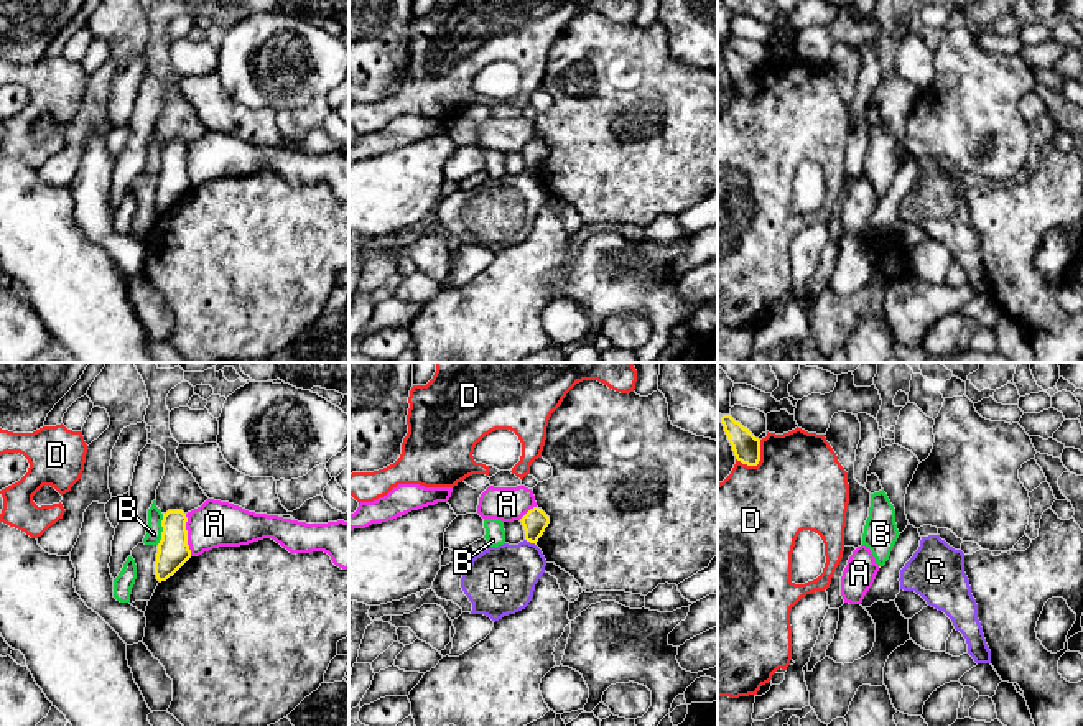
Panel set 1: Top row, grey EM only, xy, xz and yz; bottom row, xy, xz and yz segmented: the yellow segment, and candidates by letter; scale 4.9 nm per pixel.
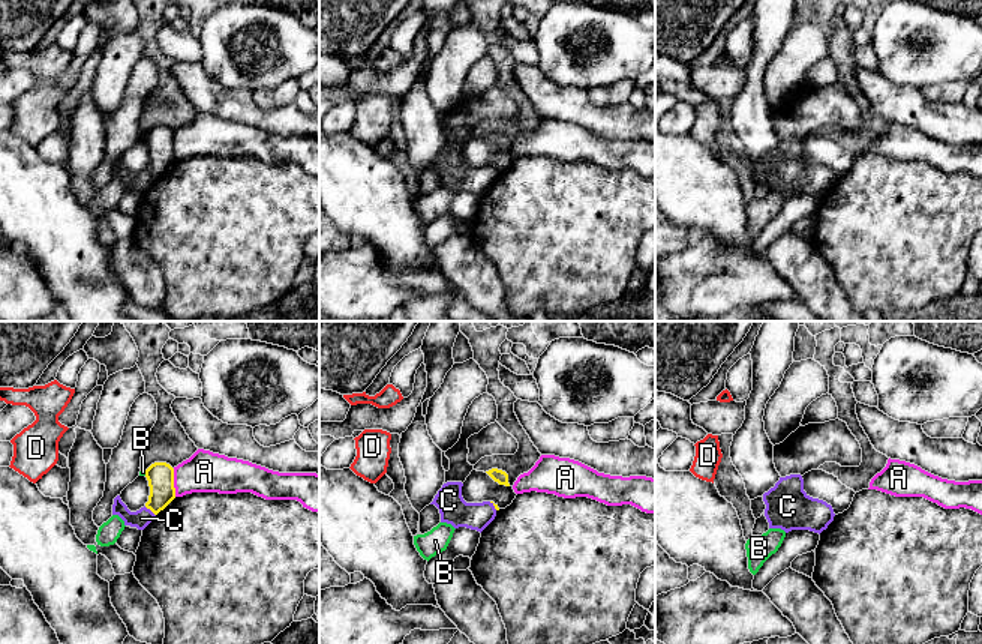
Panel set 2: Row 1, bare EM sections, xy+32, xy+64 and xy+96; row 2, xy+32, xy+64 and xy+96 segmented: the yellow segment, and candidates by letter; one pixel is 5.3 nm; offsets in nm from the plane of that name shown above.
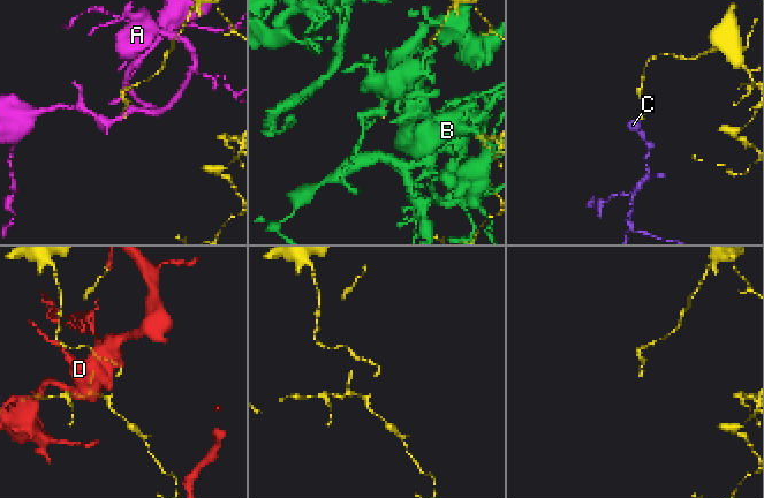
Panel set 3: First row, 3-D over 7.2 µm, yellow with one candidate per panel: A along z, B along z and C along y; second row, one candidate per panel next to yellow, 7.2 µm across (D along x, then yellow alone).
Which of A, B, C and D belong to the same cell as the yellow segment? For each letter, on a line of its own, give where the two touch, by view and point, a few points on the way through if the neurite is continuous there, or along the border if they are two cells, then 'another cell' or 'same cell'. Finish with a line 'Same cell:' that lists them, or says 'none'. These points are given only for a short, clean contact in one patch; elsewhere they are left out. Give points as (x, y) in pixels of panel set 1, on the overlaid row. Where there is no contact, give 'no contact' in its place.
A: contact xy (186, 535); another cell
B: contact xy (163, 529); another cell
C: contact xz (530, 542); border xz (525, 539), (535, 545); another cell
D: contact yz (757, 463); another cell
Same cell: none

